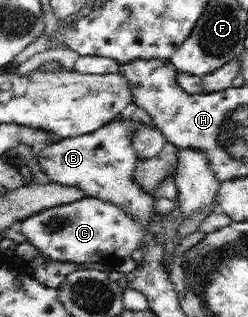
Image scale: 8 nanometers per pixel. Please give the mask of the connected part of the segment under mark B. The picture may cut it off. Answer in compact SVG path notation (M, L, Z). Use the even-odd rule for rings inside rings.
M120 120L97 128L94 132L64 137L56 144L42 146L35 149L36 166L52 182L78 185L82 189L88 189L90 196L122 203L130 213L147 219L155 198L144 194L131 180L134 163L138 160L129 141L132 125L132 120Z

